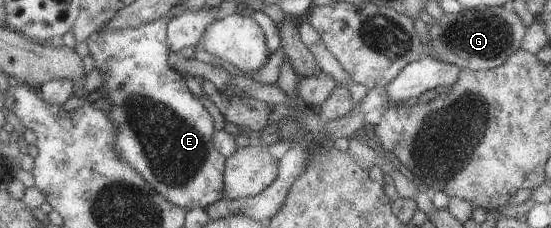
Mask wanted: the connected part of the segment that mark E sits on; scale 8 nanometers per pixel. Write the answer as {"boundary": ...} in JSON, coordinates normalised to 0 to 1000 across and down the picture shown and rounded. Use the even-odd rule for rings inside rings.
{"boundary":[[[298,70],[256,118],[181,132],[169,145],[156,189],[172,268],[172,298],[187,311],[191,373],[178,395],[191,408],[189,434],[201,443],[201,487],[194,496],[194,513],[205,522],[212,566],[212,680],[223,689],[227,715],[245,732],[241,750],[249,750],[307,890],[343,930],[352,912],[374,917],[383,890],[403,877],[412,689],[399,680],[387,645],[383,592],[392,583],[387,513],[343,399],[339,342],[316,311],[305,276],[310,228],[303,197],[303,110],[309,83]]]}

